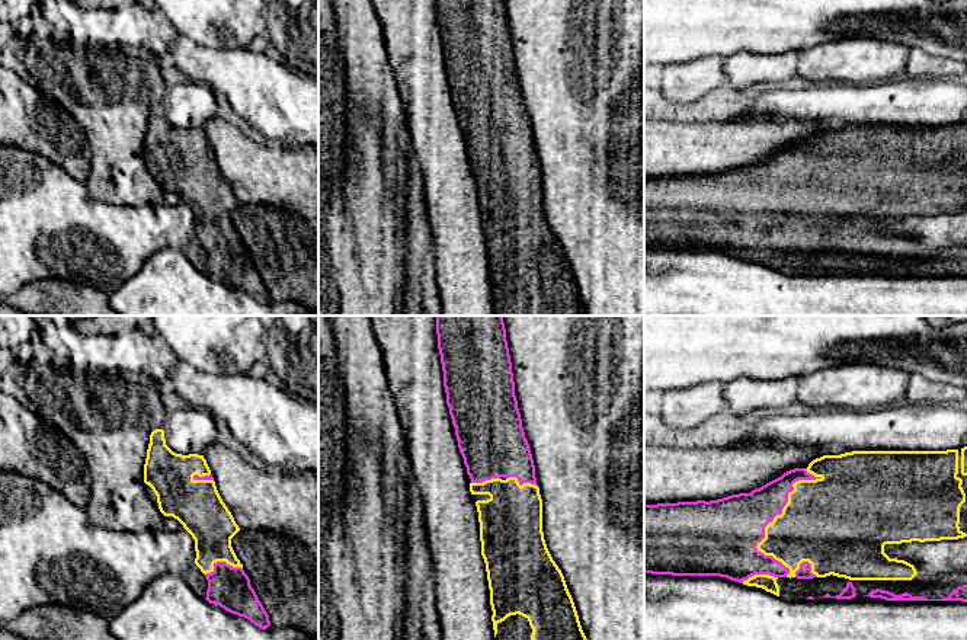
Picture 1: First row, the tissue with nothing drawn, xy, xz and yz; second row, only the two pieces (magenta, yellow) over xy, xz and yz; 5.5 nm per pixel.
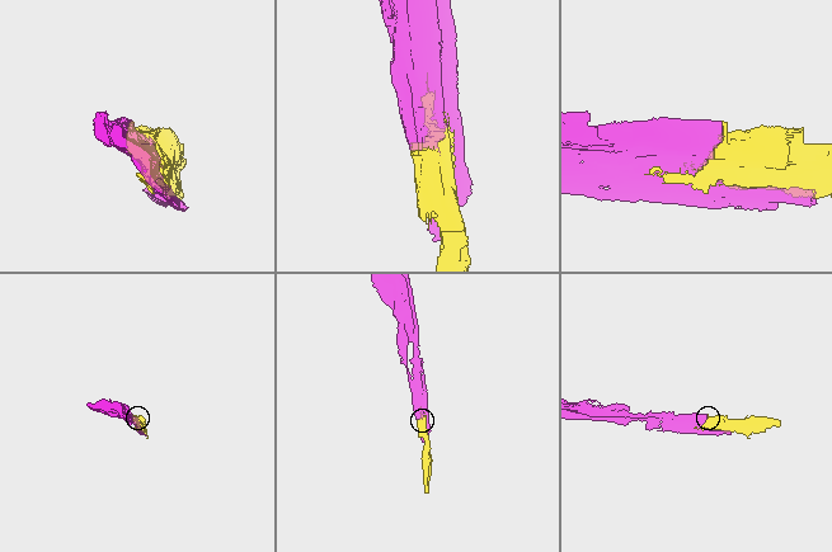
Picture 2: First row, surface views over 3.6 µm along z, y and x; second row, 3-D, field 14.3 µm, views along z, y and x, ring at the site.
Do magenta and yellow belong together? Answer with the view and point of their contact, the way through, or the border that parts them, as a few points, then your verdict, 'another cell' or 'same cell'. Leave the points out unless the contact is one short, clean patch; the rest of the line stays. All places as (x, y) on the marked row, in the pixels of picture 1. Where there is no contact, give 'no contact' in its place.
yz (772, 520) | same cell

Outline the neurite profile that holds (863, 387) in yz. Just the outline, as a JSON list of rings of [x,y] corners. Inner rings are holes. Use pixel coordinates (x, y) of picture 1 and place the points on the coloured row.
[[[846,364],[777,381],[739,378],[724,385],[724,400],[742,417],[755,410],[779,412],[795,400],[807,410],[870,412],[906,400],[909,374],[874,364]]]

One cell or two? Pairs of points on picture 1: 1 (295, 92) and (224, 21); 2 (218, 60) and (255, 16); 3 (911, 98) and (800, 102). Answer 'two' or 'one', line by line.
1: two
2: two
3: one

